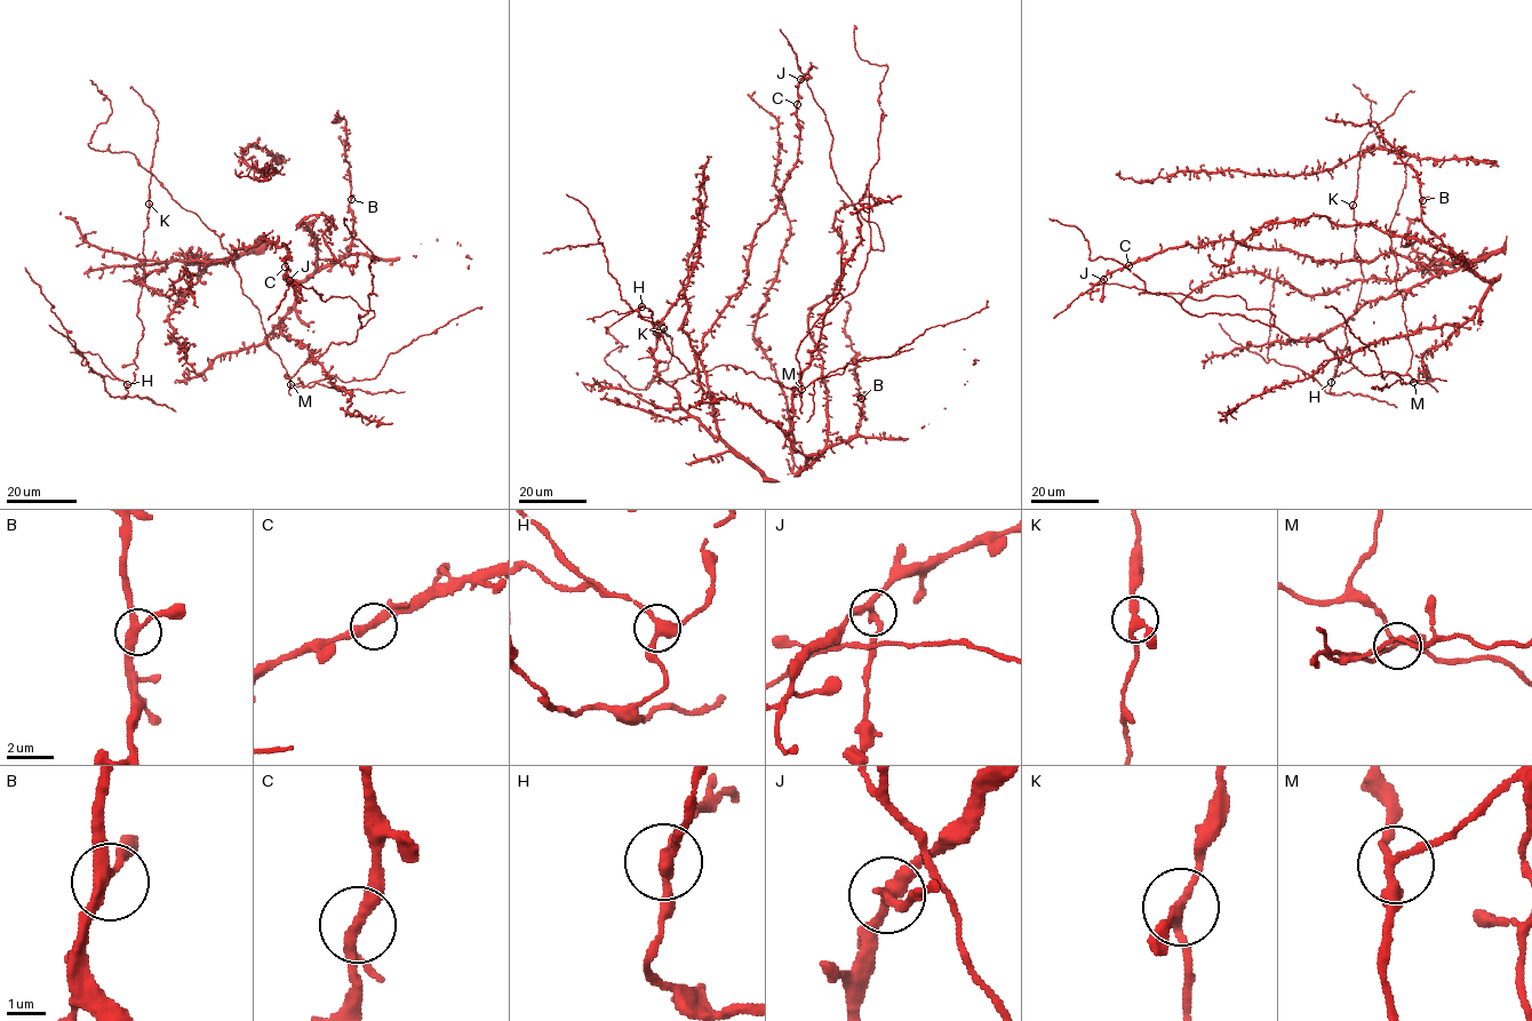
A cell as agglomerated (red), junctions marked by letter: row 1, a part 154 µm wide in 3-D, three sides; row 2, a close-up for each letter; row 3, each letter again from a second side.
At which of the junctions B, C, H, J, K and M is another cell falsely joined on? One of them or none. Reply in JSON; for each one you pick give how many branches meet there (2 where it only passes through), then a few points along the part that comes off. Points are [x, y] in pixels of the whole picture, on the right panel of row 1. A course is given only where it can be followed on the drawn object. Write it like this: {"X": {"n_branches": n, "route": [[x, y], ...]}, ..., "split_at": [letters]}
{"J": {"n_branches": 3, "route": [[1103, 279], [1101, 302]]}, "split_at": ["J"]}

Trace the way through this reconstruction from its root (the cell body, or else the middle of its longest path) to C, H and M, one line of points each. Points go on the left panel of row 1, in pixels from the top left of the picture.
C: (289, 280), (285, 266)
H: (289, 280), (288, 248), (269, 239), (225, 261), (188, 253), (202, 271), (170, 261), (138, 278), (127, 384)
M: (289, 280), (324, 301), (350, 295), (374, 313), (353, 342), (332, 343), (285, 374), (290, 384)

